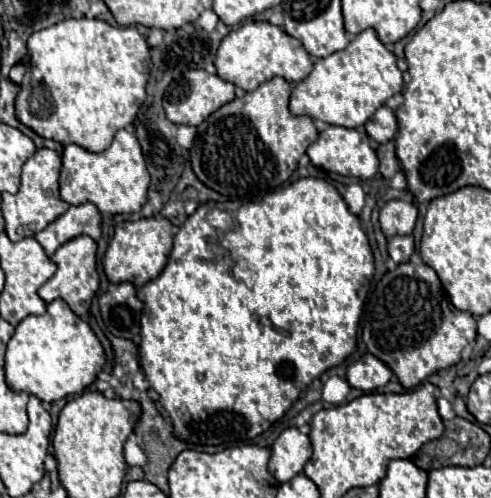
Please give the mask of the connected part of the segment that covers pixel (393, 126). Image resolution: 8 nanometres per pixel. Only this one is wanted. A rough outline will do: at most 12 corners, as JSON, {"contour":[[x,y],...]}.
{"contour":[[378,108],[366,134],[380,144],[392,140],[398,122],[394,110]]}

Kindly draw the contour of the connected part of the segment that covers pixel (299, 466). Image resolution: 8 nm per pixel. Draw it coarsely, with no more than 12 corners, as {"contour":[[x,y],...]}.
{"contour":[[286,428],[272,446],[270,472],[288,482],[304,470],[312,444]]}

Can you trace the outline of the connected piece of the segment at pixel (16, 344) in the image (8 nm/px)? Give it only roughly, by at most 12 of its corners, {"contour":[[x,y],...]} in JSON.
{"contour":[[60,298],[26,316],[6,384],[44,402],[82,394],[106,352]]}

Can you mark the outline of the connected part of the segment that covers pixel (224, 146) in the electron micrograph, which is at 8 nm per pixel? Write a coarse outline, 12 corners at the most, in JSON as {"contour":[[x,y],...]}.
{"contour":[[276,76],[200,126],[190,162],[258,202],[318,138]]}

